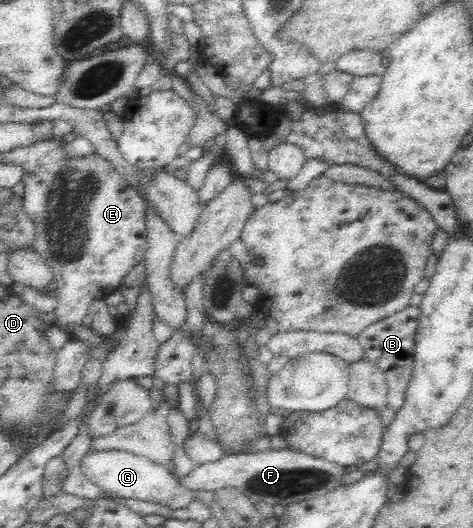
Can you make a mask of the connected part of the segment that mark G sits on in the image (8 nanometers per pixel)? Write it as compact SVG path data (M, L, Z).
M91 447L82 456L80 468L87 479L111 497L160 503L172 510L188 506L195 498L192 492L188 492L178 484L175 473L170 473L164 466L156 465L146 460L145 457L138 457L126 451L95 451Z

